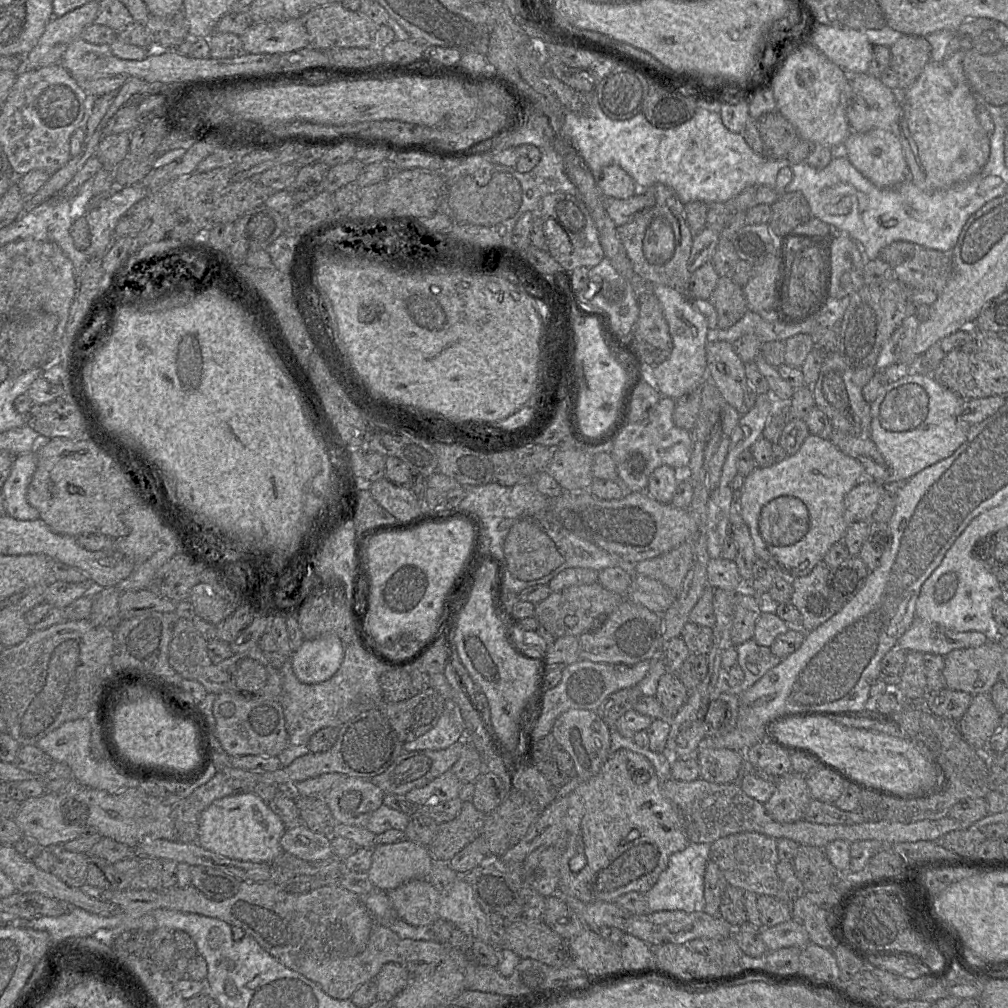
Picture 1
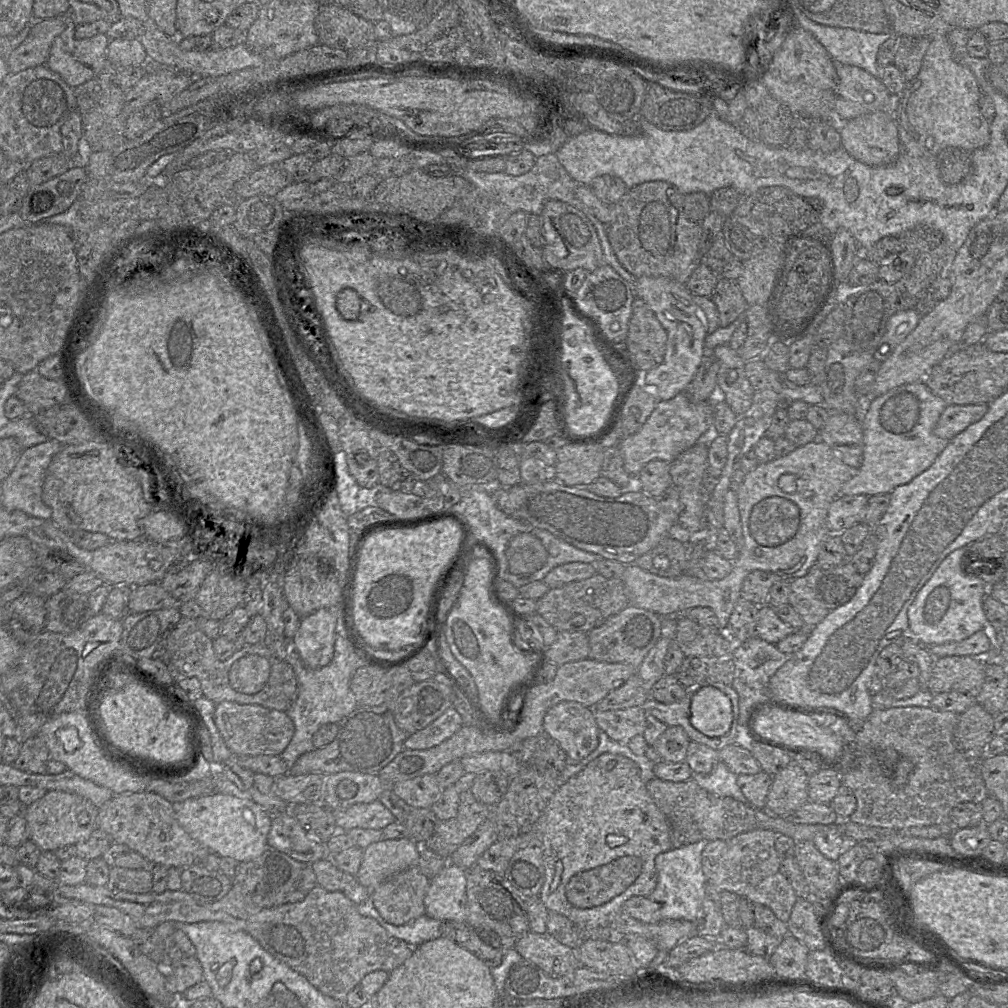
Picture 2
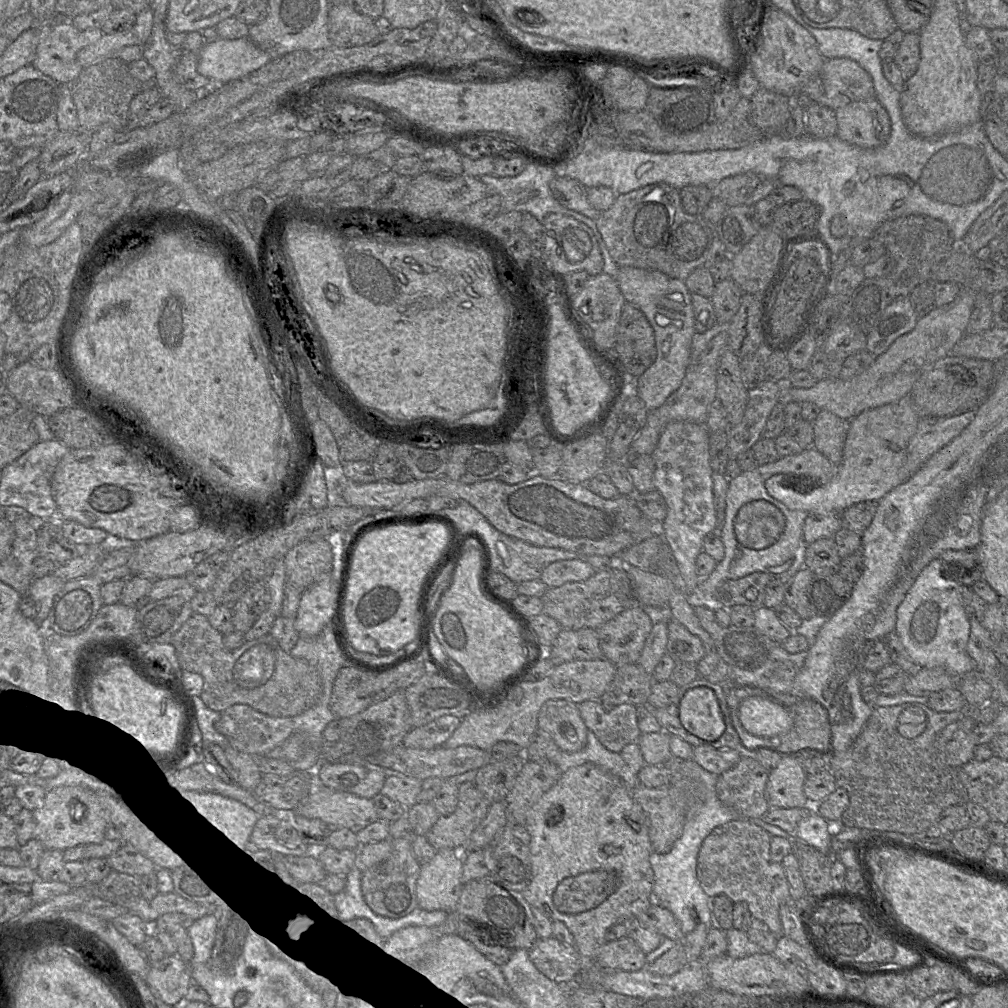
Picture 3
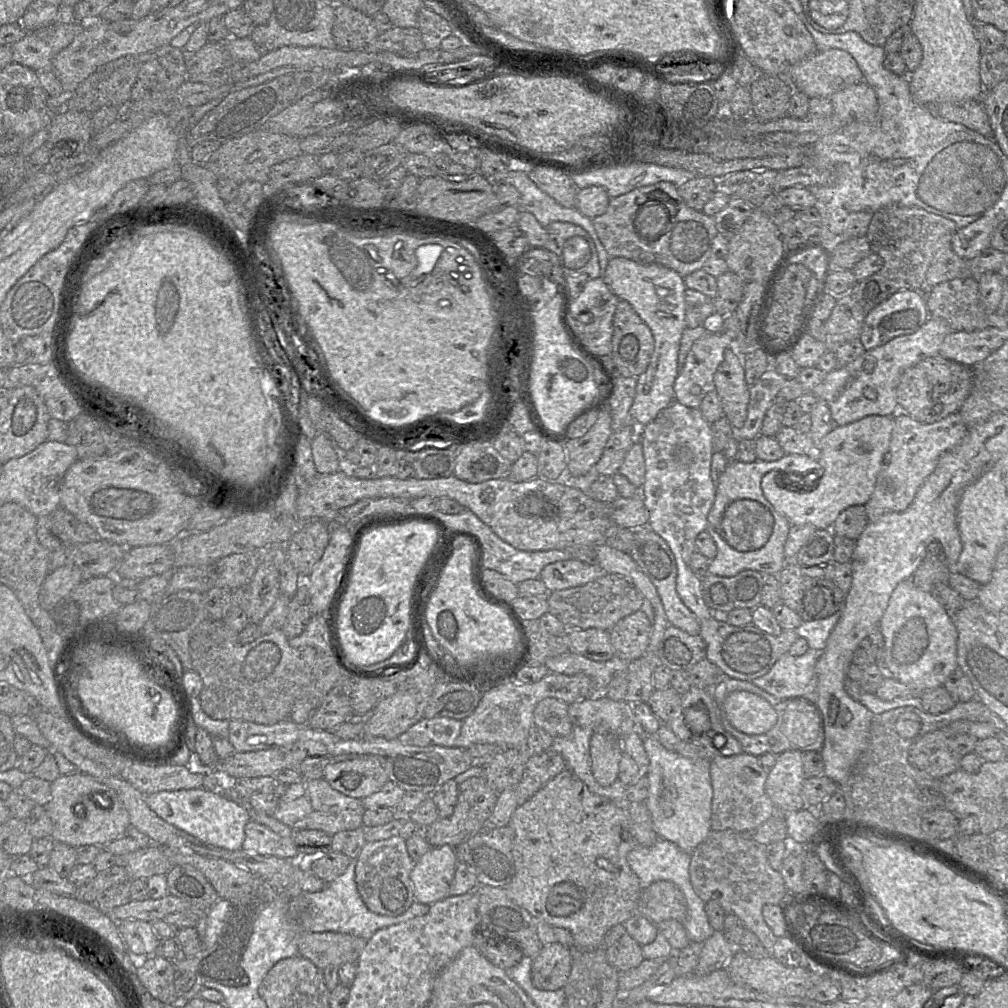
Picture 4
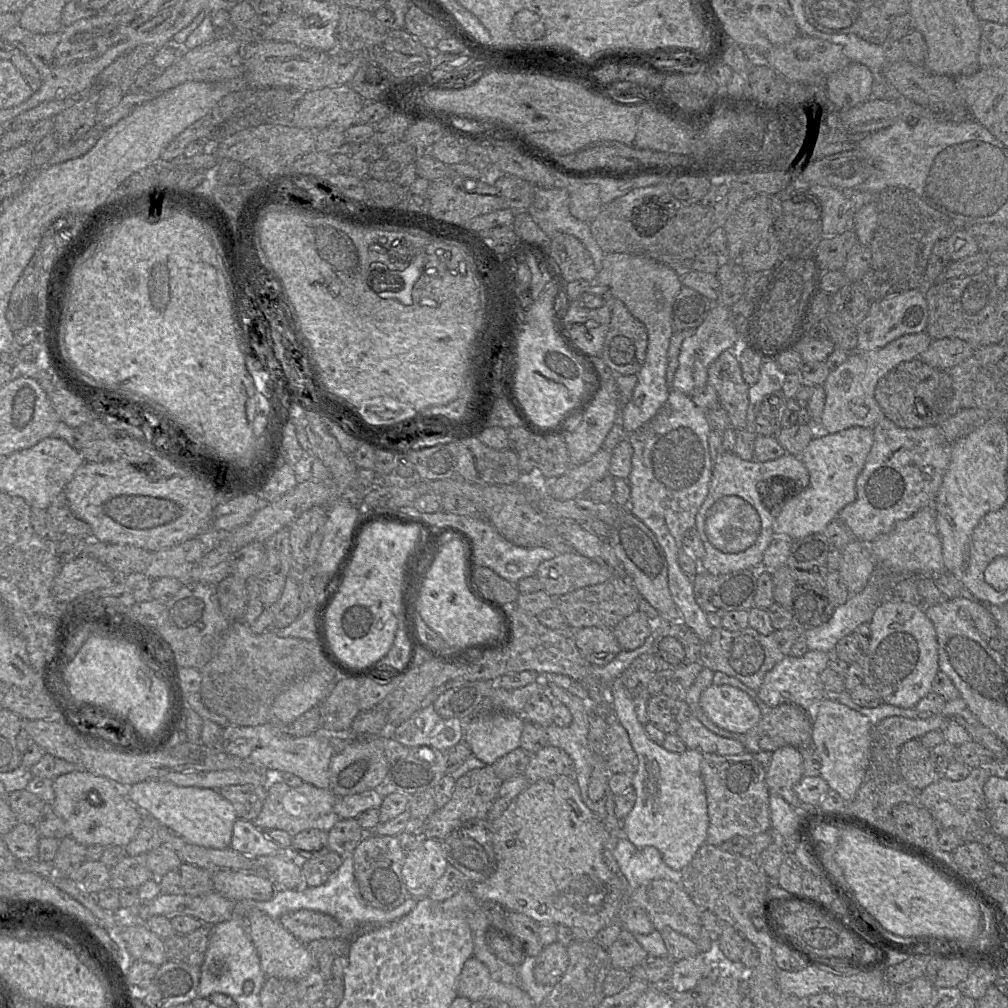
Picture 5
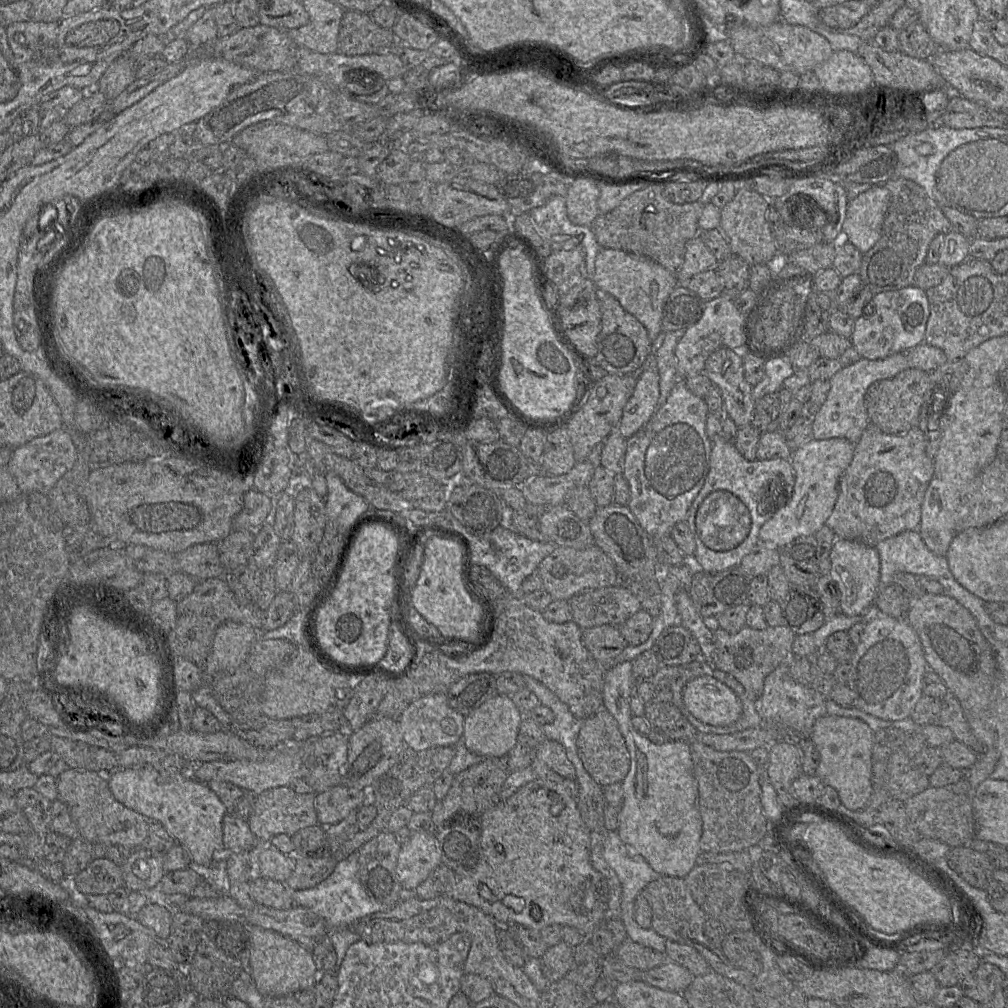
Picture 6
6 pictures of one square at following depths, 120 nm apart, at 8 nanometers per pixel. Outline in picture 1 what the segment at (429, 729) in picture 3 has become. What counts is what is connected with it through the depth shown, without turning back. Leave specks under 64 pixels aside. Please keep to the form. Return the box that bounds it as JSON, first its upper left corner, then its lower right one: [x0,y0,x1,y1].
[404,699,466,750]

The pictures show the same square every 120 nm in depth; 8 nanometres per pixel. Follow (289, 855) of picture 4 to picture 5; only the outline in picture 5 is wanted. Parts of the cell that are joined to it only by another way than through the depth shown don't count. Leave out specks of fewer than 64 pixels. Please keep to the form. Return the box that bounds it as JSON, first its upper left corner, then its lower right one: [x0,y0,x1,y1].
[230,819,284,858]

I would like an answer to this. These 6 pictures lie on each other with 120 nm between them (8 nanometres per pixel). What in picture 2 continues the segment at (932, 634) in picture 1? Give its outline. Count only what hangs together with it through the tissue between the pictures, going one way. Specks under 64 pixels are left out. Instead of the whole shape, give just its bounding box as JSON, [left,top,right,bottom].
[925,630,990,658]

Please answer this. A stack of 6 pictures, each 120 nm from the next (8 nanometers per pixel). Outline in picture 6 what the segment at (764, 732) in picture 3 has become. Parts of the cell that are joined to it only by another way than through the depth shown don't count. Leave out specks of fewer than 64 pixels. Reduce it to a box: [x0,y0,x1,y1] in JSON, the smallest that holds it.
[683,676,742,727]

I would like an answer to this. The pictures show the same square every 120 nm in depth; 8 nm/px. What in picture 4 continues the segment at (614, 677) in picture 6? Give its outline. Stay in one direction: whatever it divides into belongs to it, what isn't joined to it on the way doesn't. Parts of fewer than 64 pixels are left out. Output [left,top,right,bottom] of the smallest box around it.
[643,735,713,853]

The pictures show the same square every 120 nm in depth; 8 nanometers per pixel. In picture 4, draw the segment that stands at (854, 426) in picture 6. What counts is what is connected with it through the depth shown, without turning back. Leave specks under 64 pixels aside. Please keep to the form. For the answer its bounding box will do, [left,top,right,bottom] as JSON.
[811,316,953,426]

